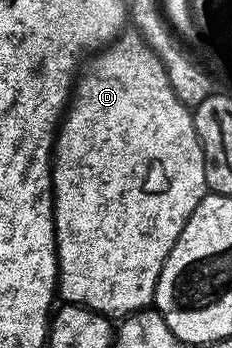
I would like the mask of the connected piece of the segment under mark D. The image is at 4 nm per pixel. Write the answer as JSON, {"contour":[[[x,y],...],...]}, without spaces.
{"contour":[[[120,36],[110,46],[103,47],[86,63],[87,71],[85,71],[85,66],[77,82],[77,92],[72,93],[67,109],[62,115],[55,135],[51,163],[51,188],[55,205],[55,254],[59,257],[58,297],[63,298],[64,303],[72,306],[86,306],[88,310],[108,315],[115,320],[134,314],[136,310],[148,309],[154,303],[161,268],[173,244],[177,244],[181,236],[181,228],[185,228],[189,216],[193,216],[193,208],[197,208],[197,204],[201,204],[203,195],[208,193],[205,180],[205,156],[195,131],[192,111],[176,98],[167,83],[160,59],[155,54],[151,55],[146,49],[151,51],[138,37]]]}

